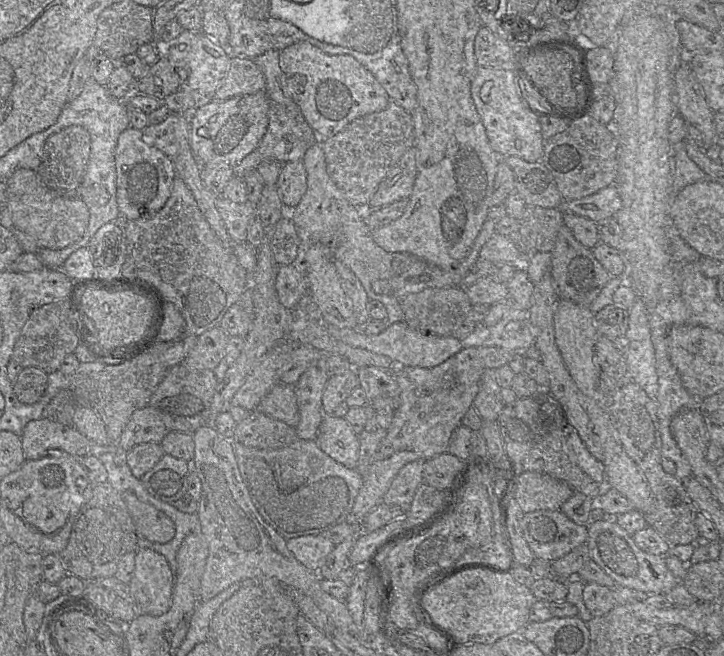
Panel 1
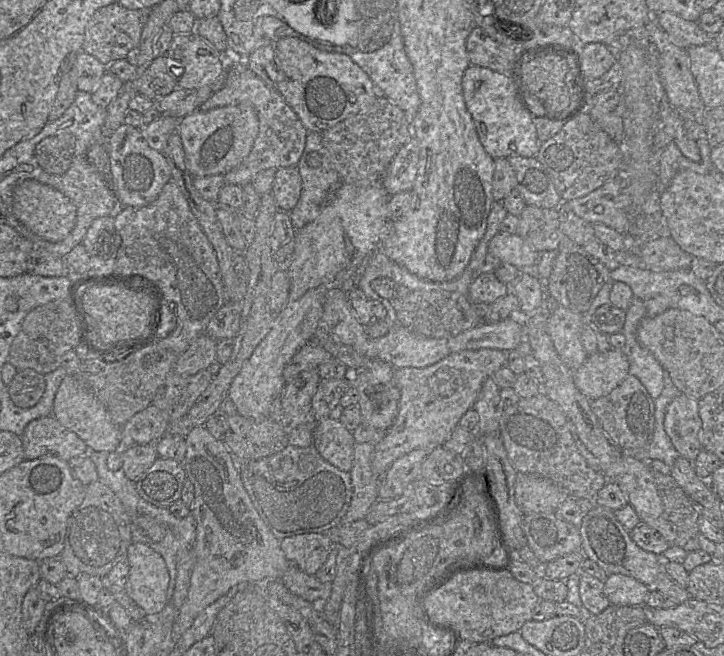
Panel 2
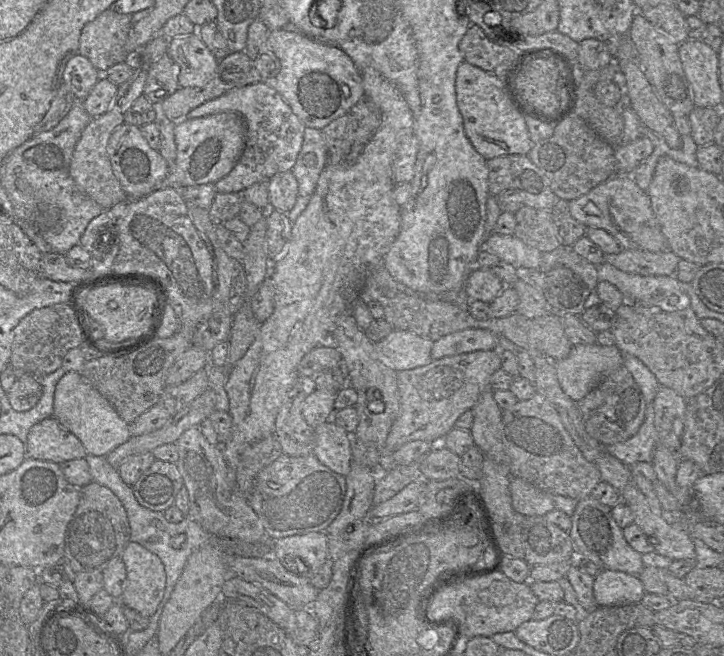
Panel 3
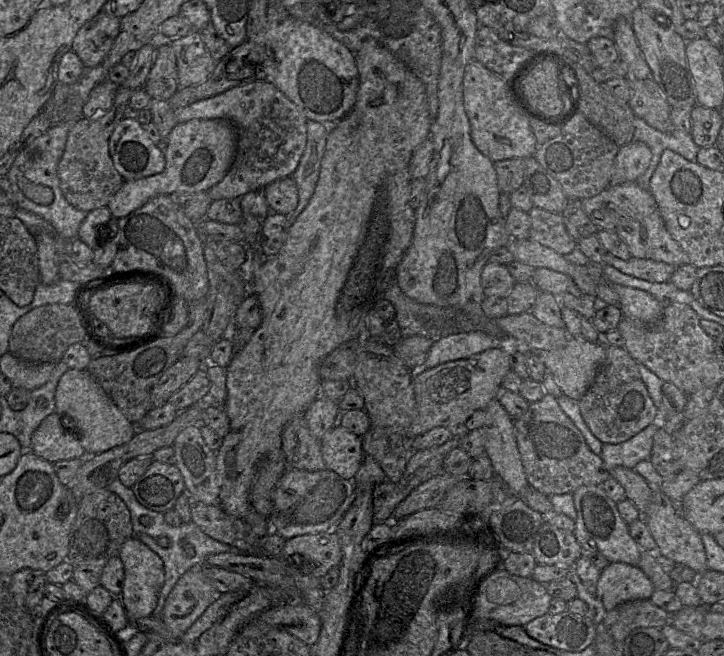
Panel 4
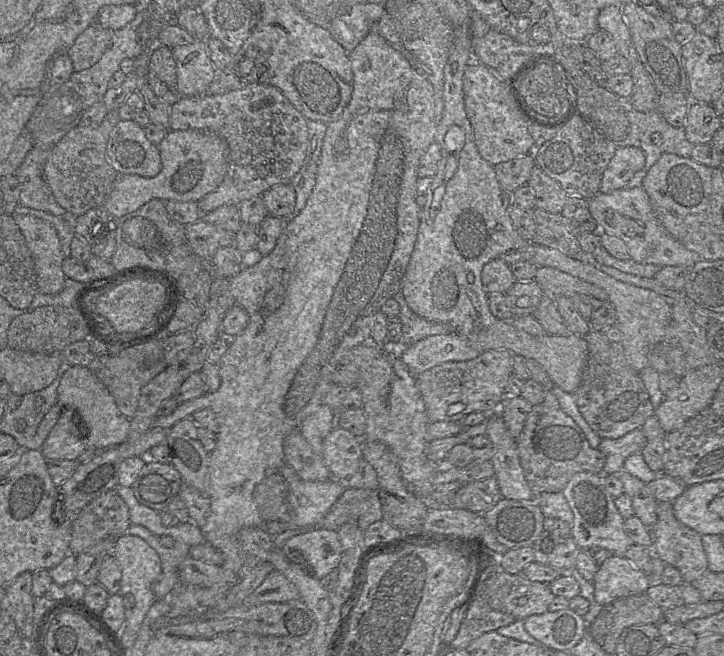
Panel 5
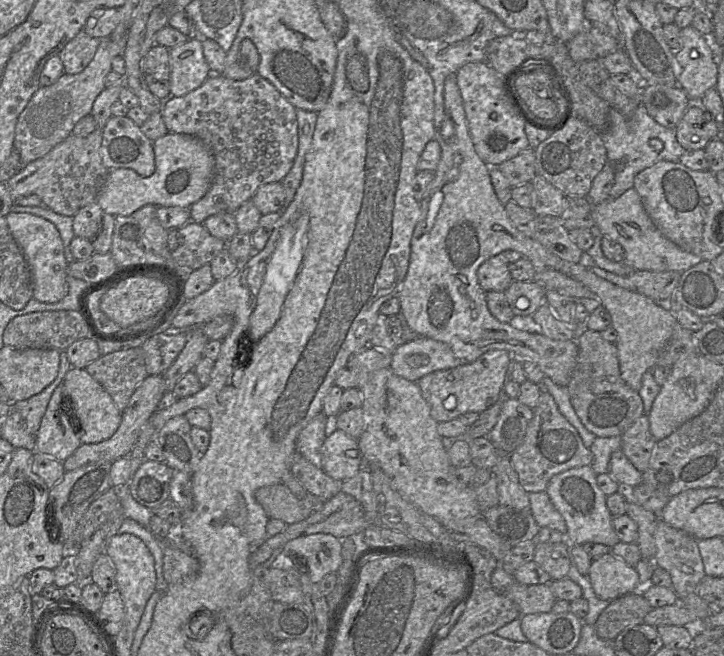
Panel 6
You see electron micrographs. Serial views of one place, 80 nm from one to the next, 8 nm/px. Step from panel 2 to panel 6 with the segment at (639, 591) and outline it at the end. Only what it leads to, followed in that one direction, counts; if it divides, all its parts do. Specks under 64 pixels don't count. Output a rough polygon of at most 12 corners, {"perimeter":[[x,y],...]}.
{"perimeter":[[611,552],[588,579],[610,602],[640,589],[636,569]]}

